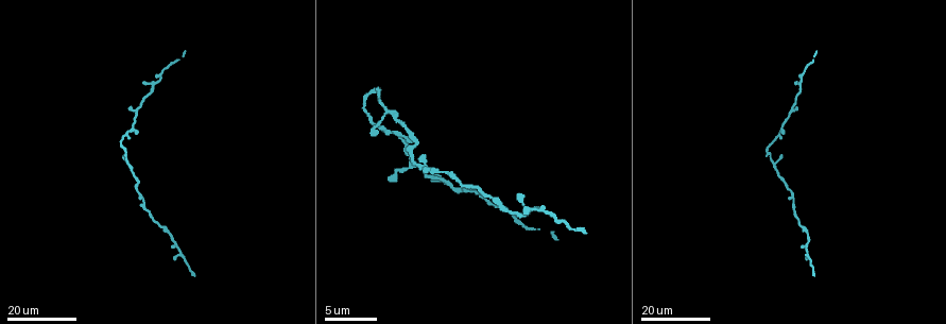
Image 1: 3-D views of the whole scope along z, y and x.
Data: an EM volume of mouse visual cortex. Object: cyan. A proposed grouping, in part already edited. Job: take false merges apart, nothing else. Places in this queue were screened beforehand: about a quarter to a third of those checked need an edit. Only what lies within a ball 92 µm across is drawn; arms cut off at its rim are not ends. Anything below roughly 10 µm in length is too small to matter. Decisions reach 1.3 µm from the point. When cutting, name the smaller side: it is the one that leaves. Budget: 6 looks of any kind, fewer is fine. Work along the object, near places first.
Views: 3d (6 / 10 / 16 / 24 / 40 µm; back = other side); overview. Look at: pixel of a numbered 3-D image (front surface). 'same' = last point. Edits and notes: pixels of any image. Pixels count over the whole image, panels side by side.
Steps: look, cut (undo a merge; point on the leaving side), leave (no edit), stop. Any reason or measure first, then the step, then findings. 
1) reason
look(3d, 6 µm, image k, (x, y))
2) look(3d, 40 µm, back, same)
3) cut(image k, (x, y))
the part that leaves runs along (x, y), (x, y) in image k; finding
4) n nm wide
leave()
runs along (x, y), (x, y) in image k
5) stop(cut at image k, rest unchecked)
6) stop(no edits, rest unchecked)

look(3d, 24 µm, image 1, (142, 204))

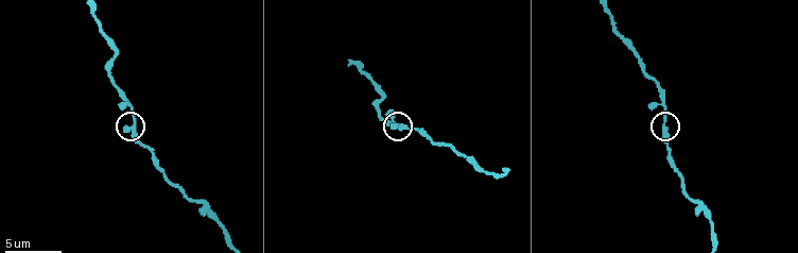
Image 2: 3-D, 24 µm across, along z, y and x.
look(3d, 10 µm, image 2, (133, 127))

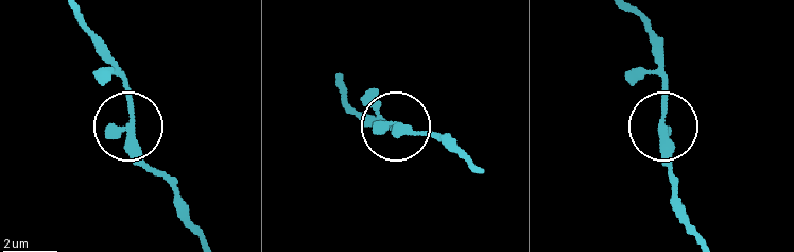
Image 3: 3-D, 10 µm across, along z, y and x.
3 arms
leave()
runs along (340, 94), (372, 119), (431, 135) in image 3; all the same neuron

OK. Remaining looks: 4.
thin neck
look(3d, 24 µm, image 1, (159, 78))

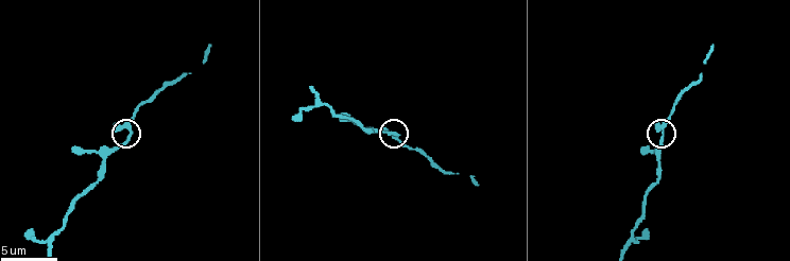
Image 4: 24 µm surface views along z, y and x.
closer look
look(3d, 6 µm, image 4, (663, 132))

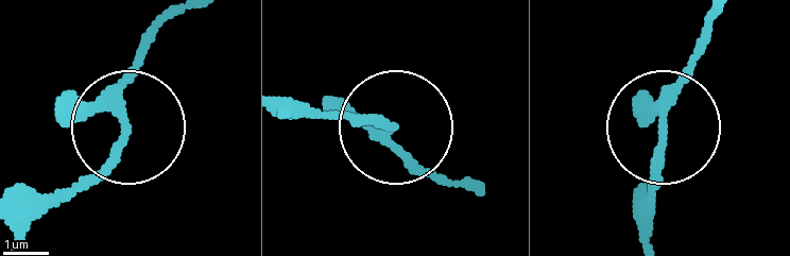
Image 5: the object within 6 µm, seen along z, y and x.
3 arms
leave()
one neuron here

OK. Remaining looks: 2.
look(3d, 24 µm, image 1, (808, 251))

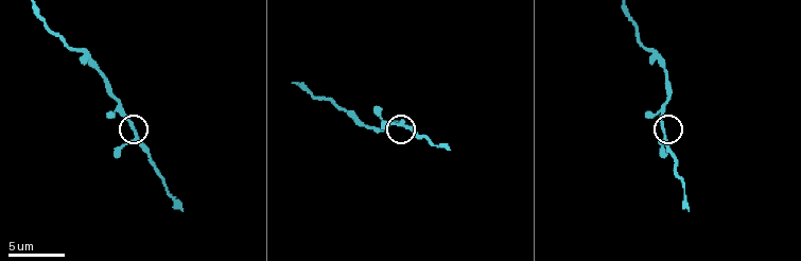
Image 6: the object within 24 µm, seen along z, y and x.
look(3d, 10 µm, image 6, (666, 135))

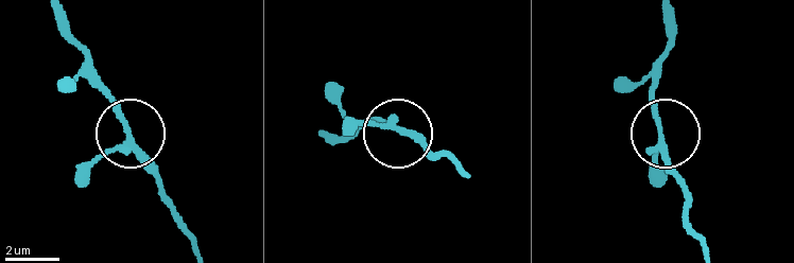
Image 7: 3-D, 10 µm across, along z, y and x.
leave()
runs along (56, 20), (136, 157), (164, 189) in image 7; continuous, no second neuron

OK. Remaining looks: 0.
stop(no edits, rest unchecked)

